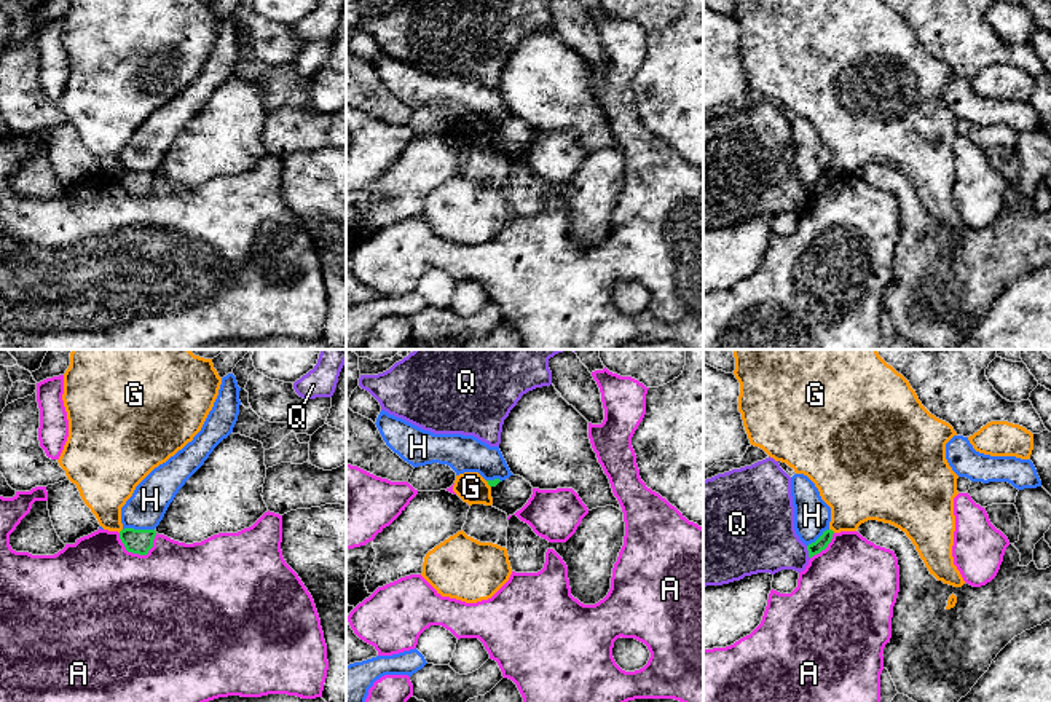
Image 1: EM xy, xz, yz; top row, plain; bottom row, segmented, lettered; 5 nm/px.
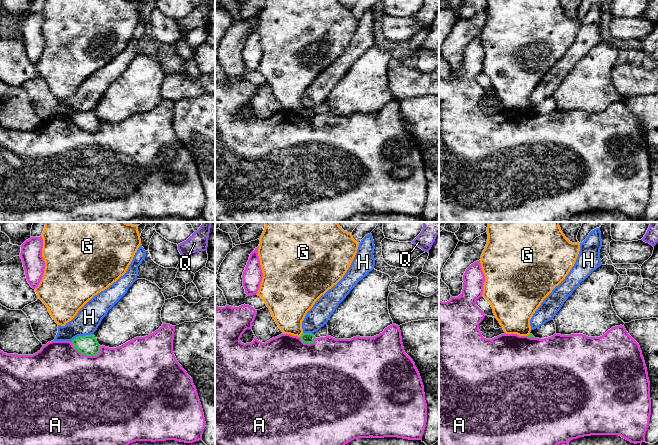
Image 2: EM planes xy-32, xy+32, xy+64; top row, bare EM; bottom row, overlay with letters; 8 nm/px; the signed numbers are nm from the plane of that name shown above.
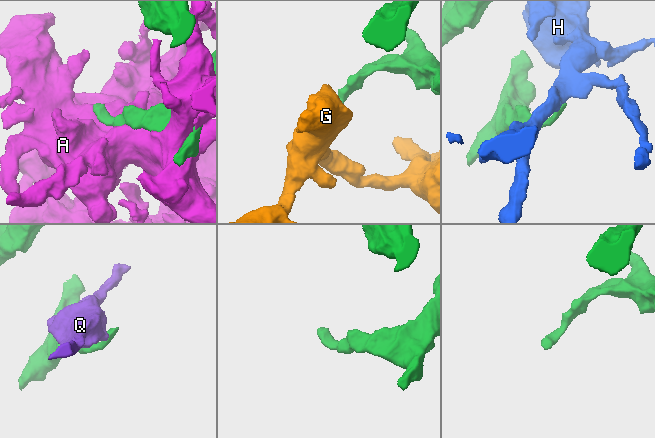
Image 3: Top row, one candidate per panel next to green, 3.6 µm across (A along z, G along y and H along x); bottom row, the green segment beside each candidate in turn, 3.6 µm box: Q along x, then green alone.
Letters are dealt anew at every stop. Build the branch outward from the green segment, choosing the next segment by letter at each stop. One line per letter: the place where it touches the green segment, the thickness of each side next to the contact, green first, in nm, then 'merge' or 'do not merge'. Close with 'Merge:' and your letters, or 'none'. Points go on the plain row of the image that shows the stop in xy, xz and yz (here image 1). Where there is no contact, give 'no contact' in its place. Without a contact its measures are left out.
A: xy (137, 195) | 130/480 nm | do not merge
G: yz (831, 173) | 70/340 nm | do not merge
H: xy (137, 173) | 130/190 nm | do not merge
Q: yz (809, 195) | 70/340 nm | do not merge
Merge: none

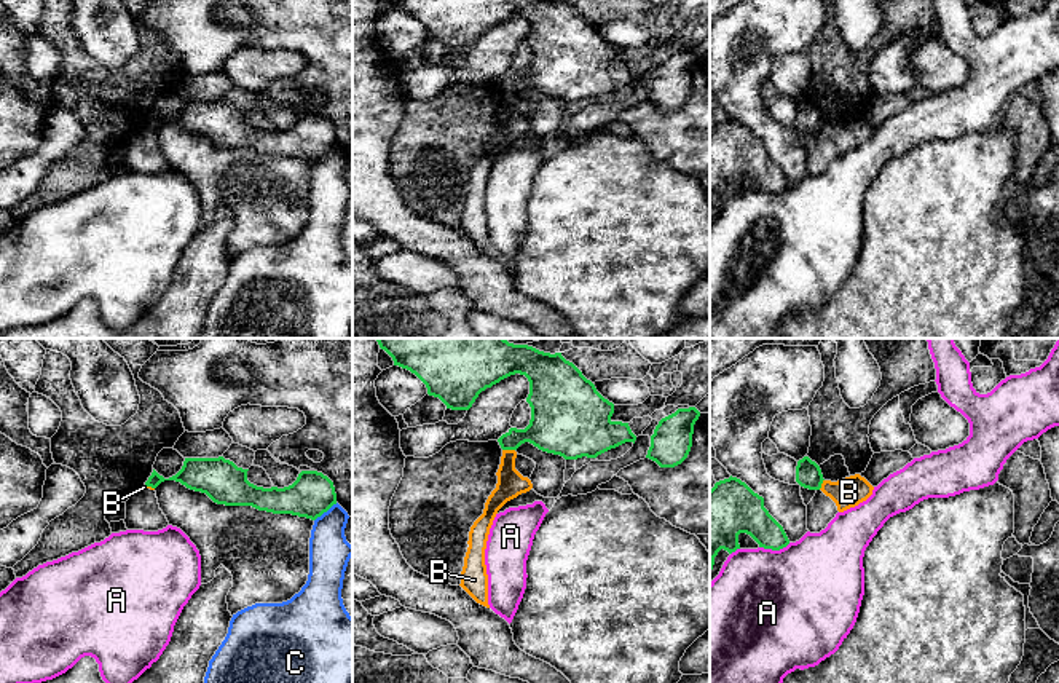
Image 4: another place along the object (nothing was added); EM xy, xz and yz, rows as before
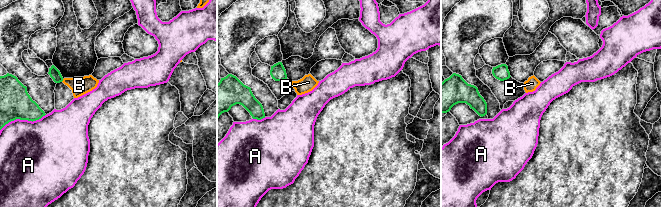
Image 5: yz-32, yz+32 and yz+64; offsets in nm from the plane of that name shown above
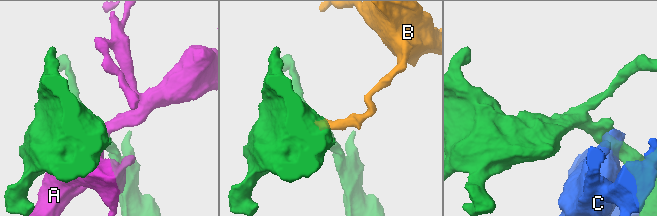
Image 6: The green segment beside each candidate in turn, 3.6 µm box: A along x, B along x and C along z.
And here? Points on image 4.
A: yz (774, 192) | 220/500 nm | do not merge
B: xz (509, 91) | 260/140 nm | do not merge
C: xy (326, 153) | 220/200 nm | do not merge
Merge: none

